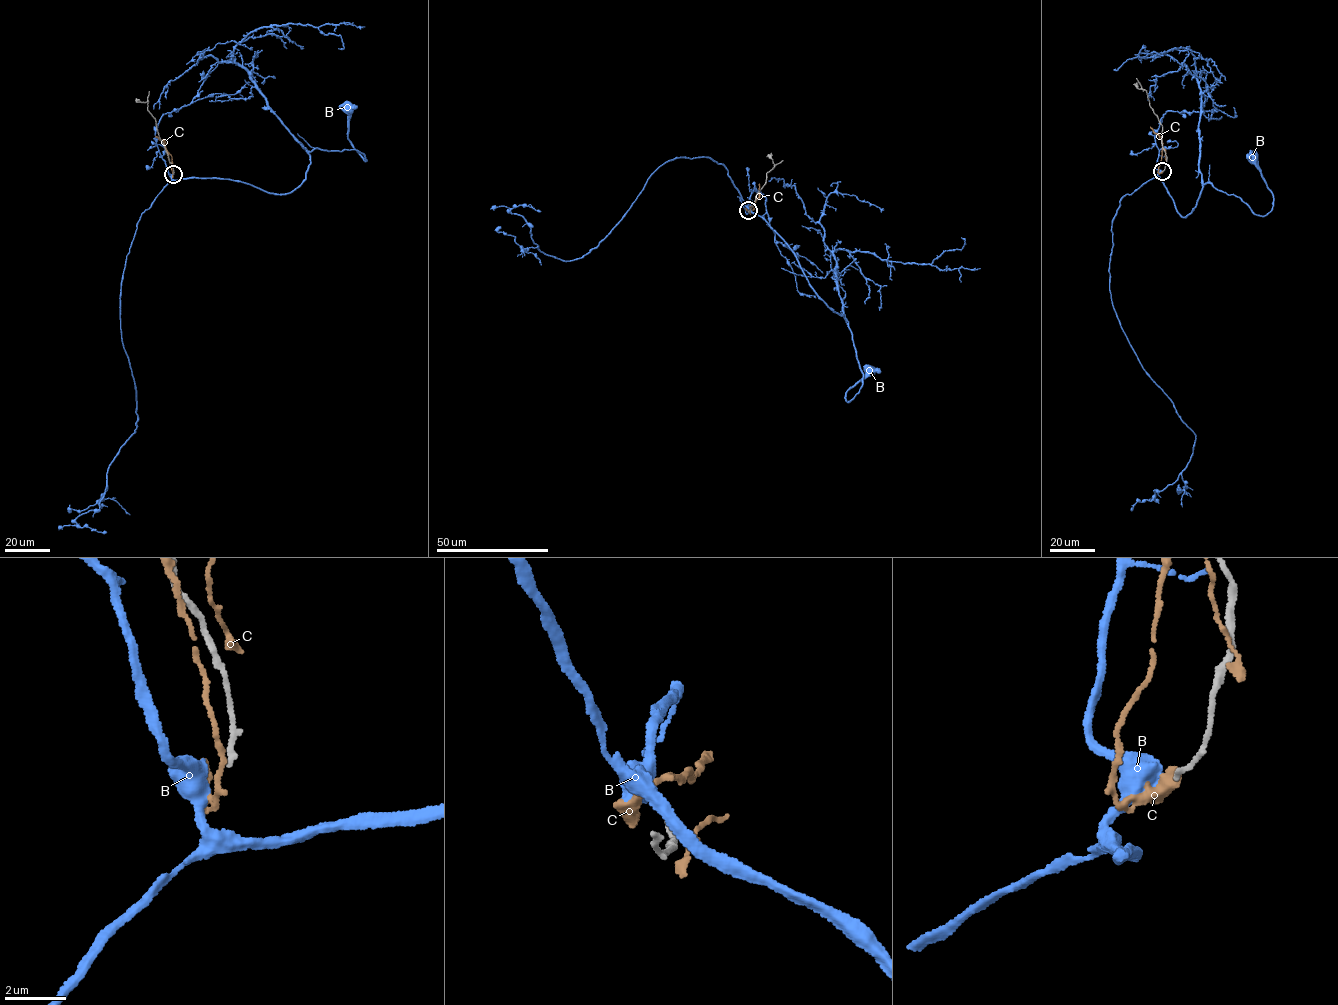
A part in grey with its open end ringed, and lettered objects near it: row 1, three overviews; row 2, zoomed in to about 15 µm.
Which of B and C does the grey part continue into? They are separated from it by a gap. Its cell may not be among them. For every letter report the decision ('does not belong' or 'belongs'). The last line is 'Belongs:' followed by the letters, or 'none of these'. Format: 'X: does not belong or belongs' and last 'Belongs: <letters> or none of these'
B: does not belong
C: does not belong
Belongs: none of these

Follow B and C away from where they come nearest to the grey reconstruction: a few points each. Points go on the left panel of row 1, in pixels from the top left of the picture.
B: (172, 174), (289, 193), (304, 179), (315, 148), (354, 149), (367, 160), (347, 136), (348, 107)
C: (172, 175), (163, 141), (155, 136)

